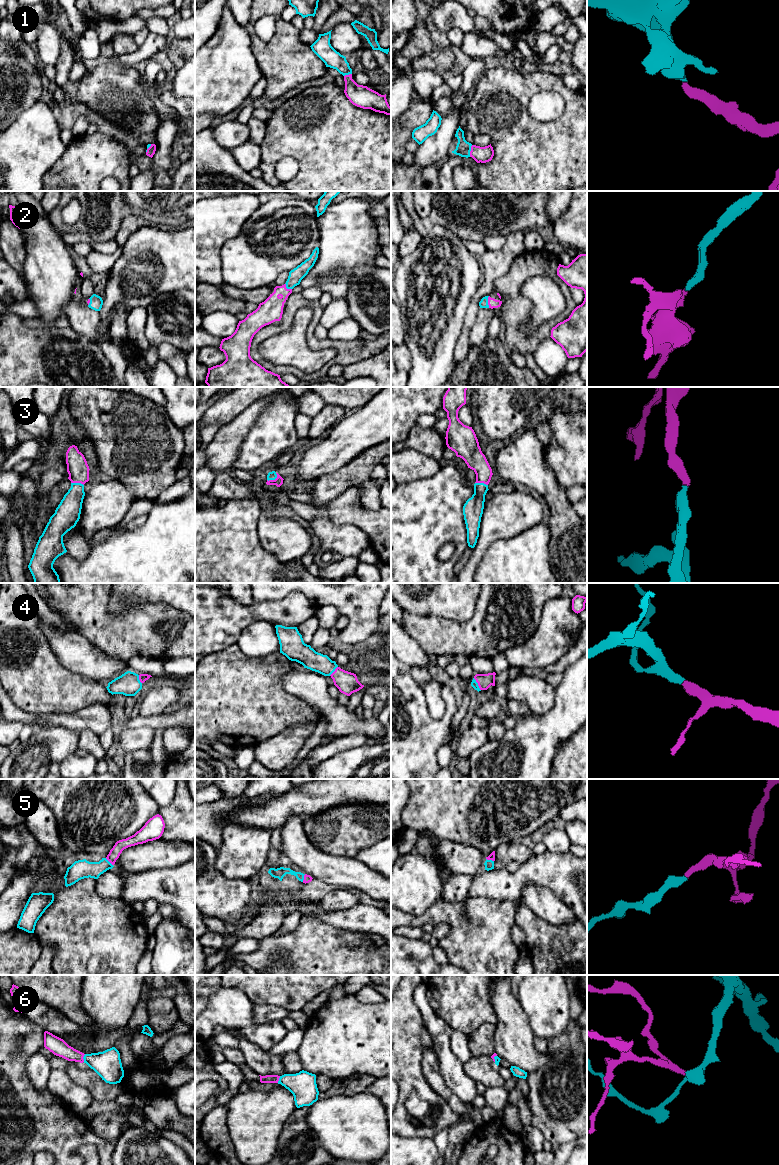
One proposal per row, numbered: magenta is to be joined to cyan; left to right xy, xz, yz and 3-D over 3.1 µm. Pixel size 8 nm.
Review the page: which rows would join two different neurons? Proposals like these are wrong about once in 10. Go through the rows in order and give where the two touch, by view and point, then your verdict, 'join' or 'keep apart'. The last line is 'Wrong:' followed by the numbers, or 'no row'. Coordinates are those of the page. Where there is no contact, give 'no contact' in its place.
1: contact yz (469, 151); join
2: contact yz (487, 302); join
3: contact xz (273, 479); join
4: contact yz (477, 684); join
5: contact xz (303, 878); join
6: contact xy (83, 1058); join
Wrong: no row

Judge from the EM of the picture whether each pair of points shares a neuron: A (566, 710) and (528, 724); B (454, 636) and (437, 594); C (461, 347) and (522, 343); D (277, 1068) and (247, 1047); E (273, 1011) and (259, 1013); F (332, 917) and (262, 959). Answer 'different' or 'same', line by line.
A: same
B: different
C: different
D: same
E: same
F: different

